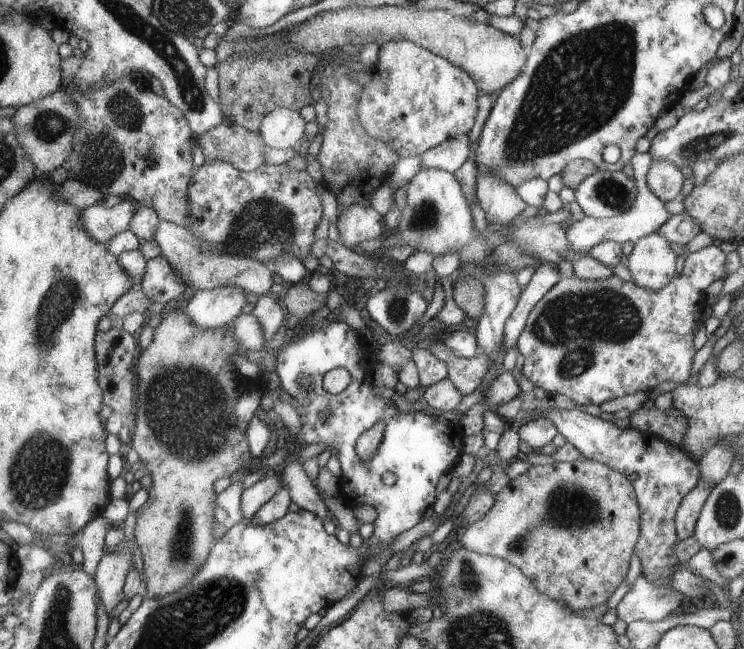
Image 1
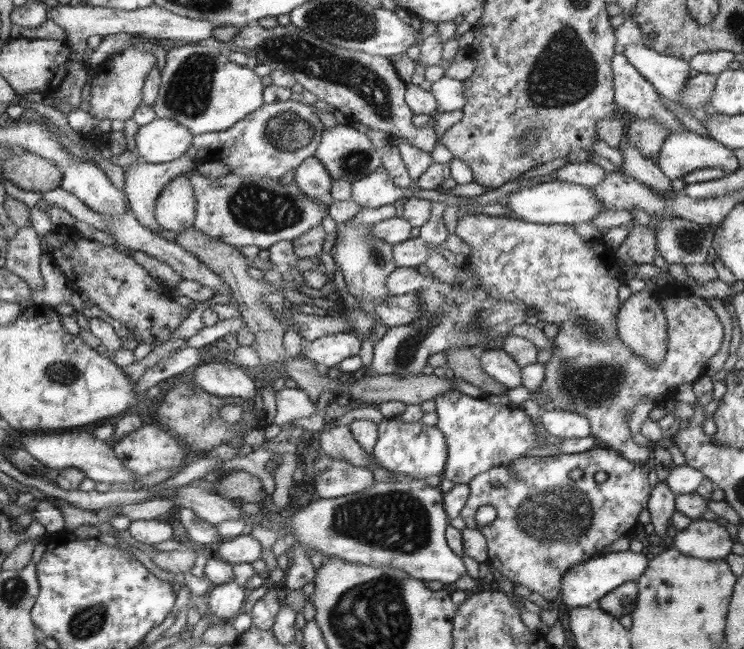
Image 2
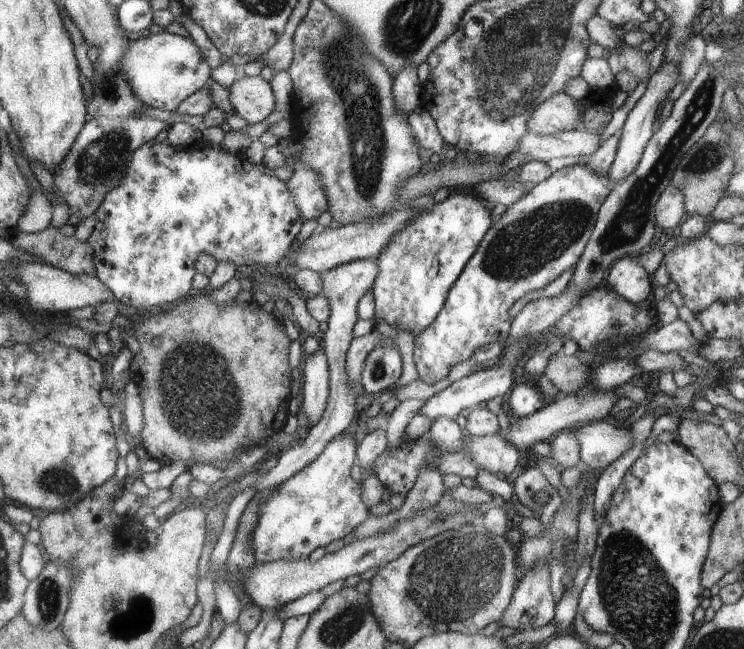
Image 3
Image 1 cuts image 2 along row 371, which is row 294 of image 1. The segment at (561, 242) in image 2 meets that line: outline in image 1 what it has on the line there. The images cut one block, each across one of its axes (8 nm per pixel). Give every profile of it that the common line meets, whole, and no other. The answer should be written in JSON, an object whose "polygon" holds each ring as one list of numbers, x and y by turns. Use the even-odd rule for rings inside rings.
{"polygon":[[709,245,685,258,679,275,660,290,642,288,614,275,608,280,582,280,578,277,560,279,534,305,528,315,524,332,516,341,516,348,525,361,520,376,548,392,560,394,578,406,600,405,602,402,622,398,626,394,646,392,666,380,674,384,686,383,692,372,694,358,694,330,702,316,704,290,710,282,728,277,726,254,716,245]]}

